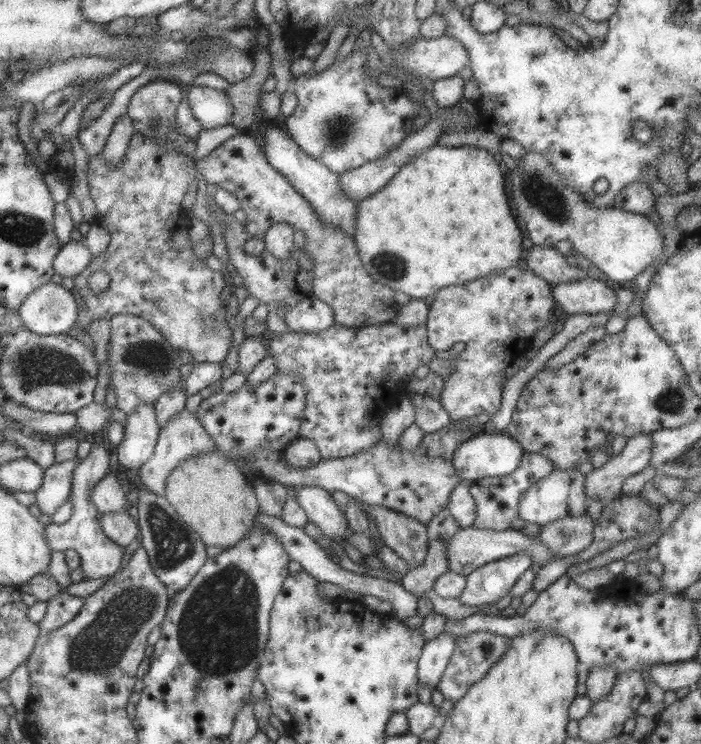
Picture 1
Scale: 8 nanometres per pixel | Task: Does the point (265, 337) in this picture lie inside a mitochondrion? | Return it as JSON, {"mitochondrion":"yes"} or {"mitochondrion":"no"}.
{"mitochondrion":"no"}

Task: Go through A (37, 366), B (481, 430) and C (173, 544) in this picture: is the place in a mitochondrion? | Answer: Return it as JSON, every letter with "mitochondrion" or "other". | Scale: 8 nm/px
{"A":"mitochondrion","B":"other","C":"mitochondrion"}

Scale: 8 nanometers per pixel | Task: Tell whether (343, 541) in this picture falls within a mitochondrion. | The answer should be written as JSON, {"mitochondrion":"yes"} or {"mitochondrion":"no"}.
{"mitochondrion":"no"}

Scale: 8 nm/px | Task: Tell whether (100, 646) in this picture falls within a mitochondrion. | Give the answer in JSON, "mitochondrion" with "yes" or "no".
{"mitochondrion":"yes"}

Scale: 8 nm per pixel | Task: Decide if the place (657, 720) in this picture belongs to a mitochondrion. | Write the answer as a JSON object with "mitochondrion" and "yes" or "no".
{"mitochondrion":"no"}

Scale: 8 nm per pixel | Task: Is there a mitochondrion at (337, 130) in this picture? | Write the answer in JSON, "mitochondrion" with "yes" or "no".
{"mitochondrion":"yes"}

